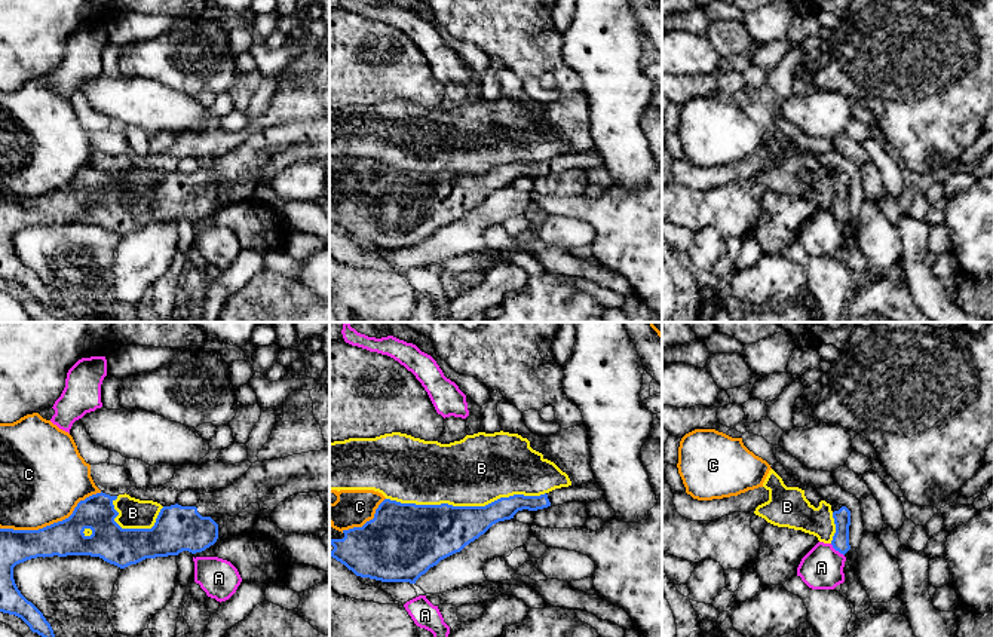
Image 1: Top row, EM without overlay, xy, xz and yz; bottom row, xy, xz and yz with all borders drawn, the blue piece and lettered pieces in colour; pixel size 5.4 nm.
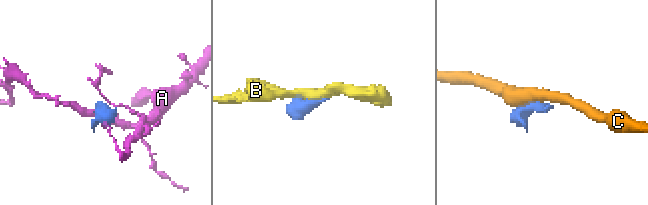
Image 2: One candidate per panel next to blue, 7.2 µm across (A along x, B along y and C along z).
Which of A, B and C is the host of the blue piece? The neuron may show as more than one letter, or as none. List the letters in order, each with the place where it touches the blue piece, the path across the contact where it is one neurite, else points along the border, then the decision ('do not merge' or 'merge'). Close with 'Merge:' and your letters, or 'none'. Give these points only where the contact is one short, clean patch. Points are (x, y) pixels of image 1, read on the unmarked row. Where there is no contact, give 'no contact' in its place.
A: meets blue in yz at (837, 217); do not merge
B: meets blue in xz at (465, 174); do not merge
C: meets blue in xy at (54, 190); do not merge
Merge: none

